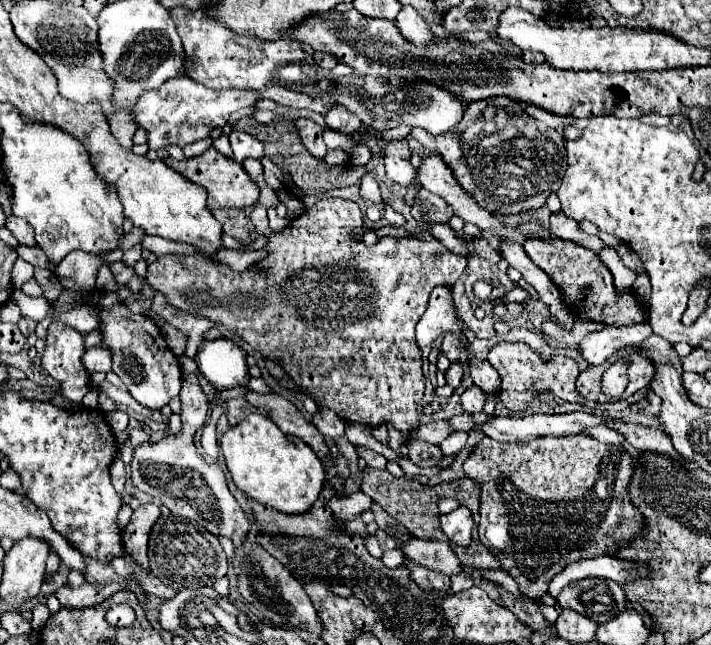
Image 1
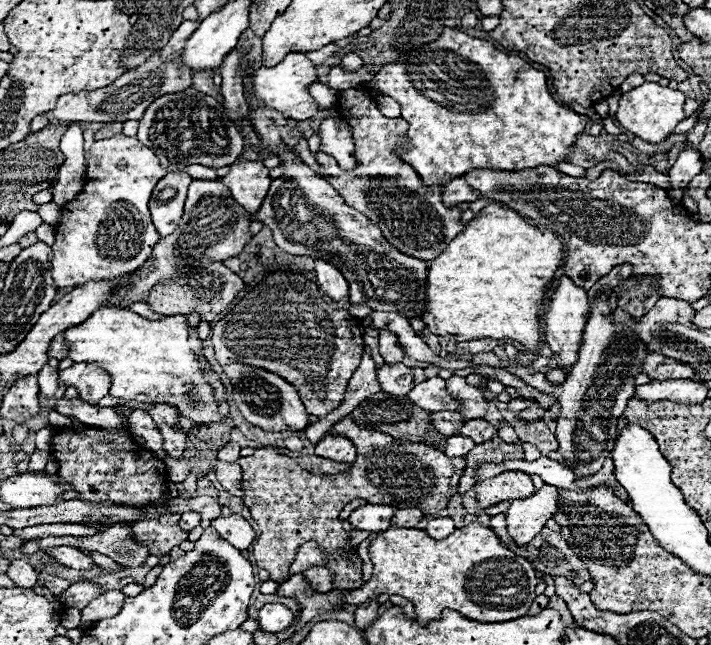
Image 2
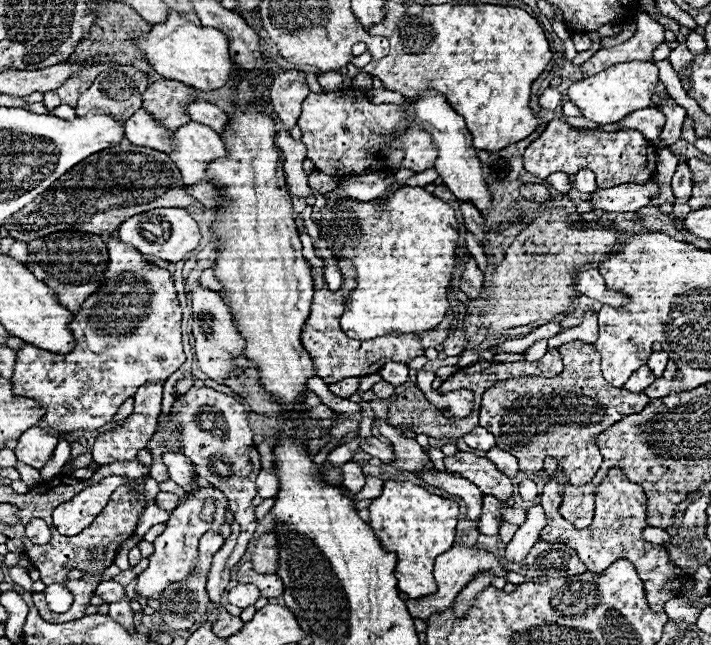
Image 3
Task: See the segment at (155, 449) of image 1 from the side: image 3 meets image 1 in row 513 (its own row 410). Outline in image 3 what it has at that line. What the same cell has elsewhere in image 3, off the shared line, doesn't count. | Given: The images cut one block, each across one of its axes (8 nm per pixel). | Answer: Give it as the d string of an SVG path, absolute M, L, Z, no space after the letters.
M192 386L184 396L176 398L170 412L170 422L178 426L180 430L178 440L182 444L184 454L194 462L198 476L206 478L212 486L224 490L226 498L230 500L230 510L234 512L232 534L226 538L224 546L216 552L210 574L208 574L208 584L206 584L206 590L214 604L214 610L210 616L216 618L216 610L220 608L220 598L228 586L232 568L238 564L238 560L246 552L248 542L252 540L256 530L252 498L256 496L254 480L260 472L260 456L252 442L254 432L248 428L244 406L238 404L234 398L222 392L216 392L208 386L204 388Z

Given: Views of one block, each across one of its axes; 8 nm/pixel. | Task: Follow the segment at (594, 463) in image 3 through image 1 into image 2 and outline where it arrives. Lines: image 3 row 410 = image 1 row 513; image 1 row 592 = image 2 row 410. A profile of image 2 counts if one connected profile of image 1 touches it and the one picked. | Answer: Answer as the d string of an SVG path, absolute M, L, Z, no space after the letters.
M534 402L530 408L526 408L526 410L522 410L520 412L520 420L524 420L524 422L532 422L532 420L540 420L542 416L544 416L544 408L538 404L538 402Z

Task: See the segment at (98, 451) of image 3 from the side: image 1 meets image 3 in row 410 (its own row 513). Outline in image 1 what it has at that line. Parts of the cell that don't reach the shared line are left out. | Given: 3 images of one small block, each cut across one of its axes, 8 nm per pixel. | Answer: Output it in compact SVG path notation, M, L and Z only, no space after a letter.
M142 504L132 512L130 522L122 530L124 556L134 560L144 572L150 572L146 546L148 546L150 528L158 518L160 518L160 508L156 504Z

